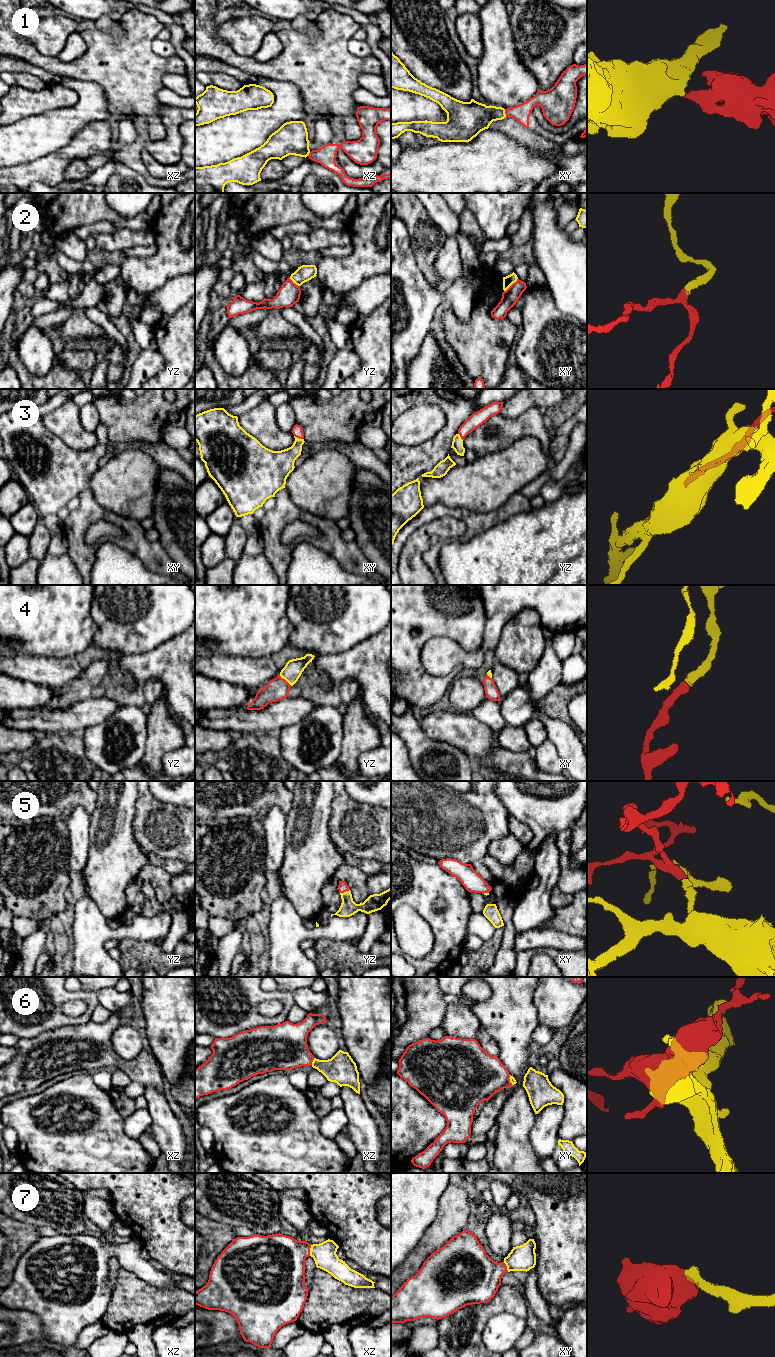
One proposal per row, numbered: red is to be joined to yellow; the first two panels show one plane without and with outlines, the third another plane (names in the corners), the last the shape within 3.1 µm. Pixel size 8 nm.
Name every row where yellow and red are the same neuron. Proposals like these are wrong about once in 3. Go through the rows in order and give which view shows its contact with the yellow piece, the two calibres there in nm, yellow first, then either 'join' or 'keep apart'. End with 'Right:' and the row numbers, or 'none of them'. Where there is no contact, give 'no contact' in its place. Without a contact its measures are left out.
1: meets yellow in xy; 260 nm thick on the yellow side, 140 nm on the other; join
2: meets yellow in xy; 80 nm thick on the yellow side, 130 nm on the other; keep apart
3: meets yellow in xy; 200 nm thick on the yellow side, 90 nm on the other; join
4: meets yellow in yz; 150 nm thick on the yellow side, 180 nm on the other; join
5: meets yellow in yz; 130 nm thick on the yellow side, 80 nm on the other; join
6: meets yellow in xz; 240 nm thick on the yellow side, 340 nm on the other; join
7: meets yellow in xz; 190 nm thick on the yellow side, 380 nm on the other; join
Right: 1, 3, 4, 5, 6, 7

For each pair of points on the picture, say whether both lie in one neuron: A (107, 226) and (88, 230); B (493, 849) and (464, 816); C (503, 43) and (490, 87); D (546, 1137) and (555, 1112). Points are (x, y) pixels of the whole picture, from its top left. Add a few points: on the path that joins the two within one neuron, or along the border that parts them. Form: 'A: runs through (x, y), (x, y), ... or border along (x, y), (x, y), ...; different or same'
A: runs through (102, 226), (93, 228); same
B: border along (509, 832), (493, 840), (486, 853); different
C: runs through (499, 54), (499, 76); same
D: runs through (546, 1131), (547, 1122), (550, 1118); same

